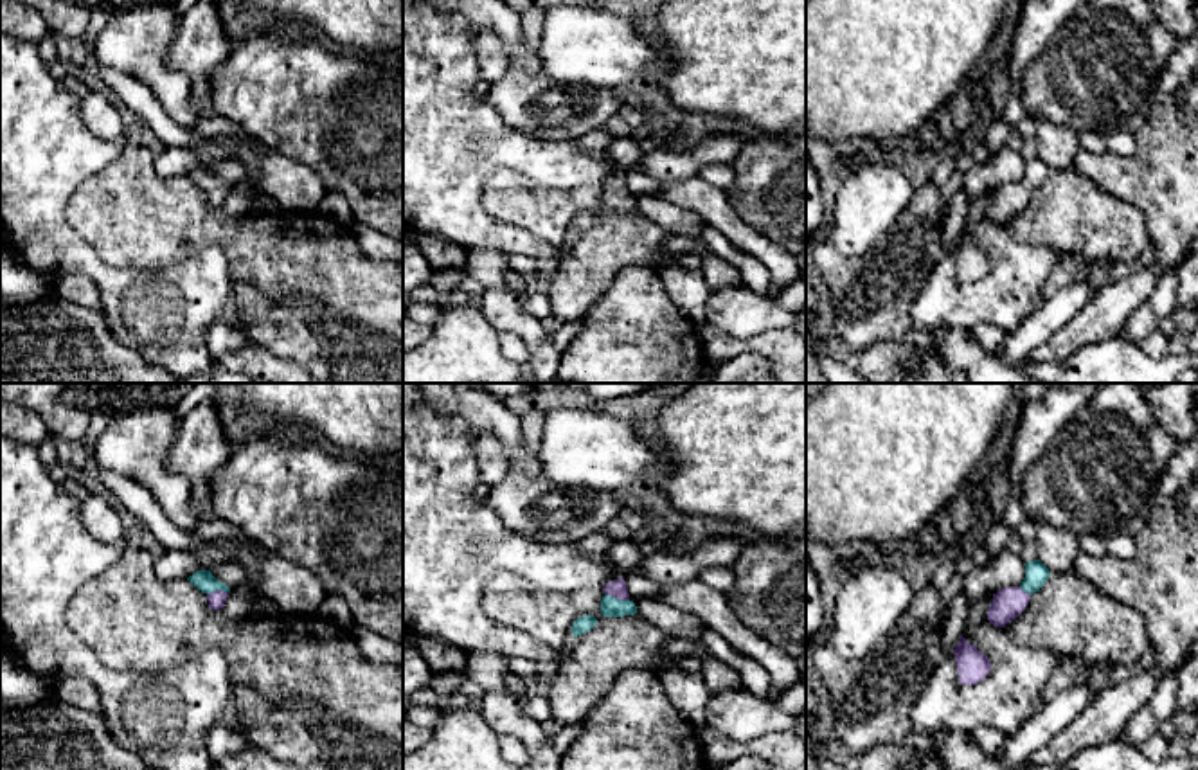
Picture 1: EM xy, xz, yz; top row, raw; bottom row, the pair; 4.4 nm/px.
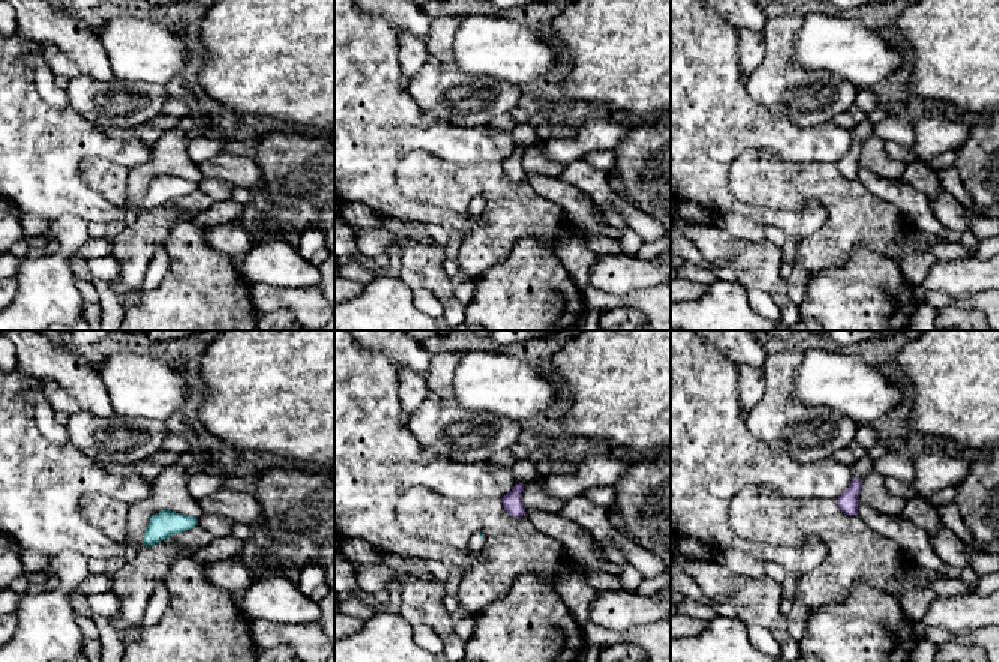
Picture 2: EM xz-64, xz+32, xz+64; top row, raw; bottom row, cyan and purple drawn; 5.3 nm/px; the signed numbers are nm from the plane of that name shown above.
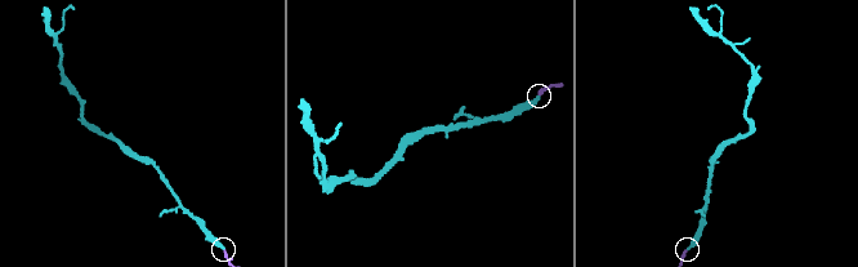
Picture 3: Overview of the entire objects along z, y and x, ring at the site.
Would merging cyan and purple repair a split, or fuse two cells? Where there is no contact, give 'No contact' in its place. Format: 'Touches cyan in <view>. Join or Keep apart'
Touches cyan in xz. Join

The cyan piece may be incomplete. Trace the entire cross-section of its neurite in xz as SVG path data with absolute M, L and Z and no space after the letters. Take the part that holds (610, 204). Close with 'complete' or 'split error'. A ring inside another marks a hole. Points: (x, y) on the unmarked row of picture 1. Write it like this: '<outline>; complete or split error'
M622 175L606 180L603 189L601 210L604 214L624 214L637 210L637 203L630 196L626 178Z; split error

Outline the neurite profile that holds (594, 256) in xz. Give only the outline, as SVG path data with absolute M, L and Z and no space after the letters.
M513 169L484 184L482 205L495 219L567 246L547 291L556 324L585 318L622 268L639 264L658 273L667 263L658 250L669 234L639 210L604 214L603 192L601 184L559 189ZM583 212L594 212L597 221L574 234L572 221Z

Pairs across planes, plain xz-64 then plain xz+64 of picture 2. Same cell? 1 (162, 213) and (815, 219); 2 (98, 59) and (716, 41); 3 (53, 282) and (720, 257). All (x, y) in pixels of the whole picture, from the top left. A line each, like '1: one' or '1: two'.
1: two
2: two
3: two

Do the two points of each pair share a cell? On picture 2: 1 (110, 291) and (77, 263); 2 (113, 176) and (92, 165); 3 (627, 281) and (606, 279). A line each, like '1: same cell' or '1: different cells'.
1: same cell
2: same cell
3: same cell

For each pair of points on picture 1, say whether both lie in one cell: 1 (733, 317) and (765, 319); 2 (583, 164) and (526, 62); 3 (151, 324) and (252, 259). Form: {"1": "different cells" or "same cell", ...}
{"1": "same cell", "2": "different cells", "3": "different cells"}

